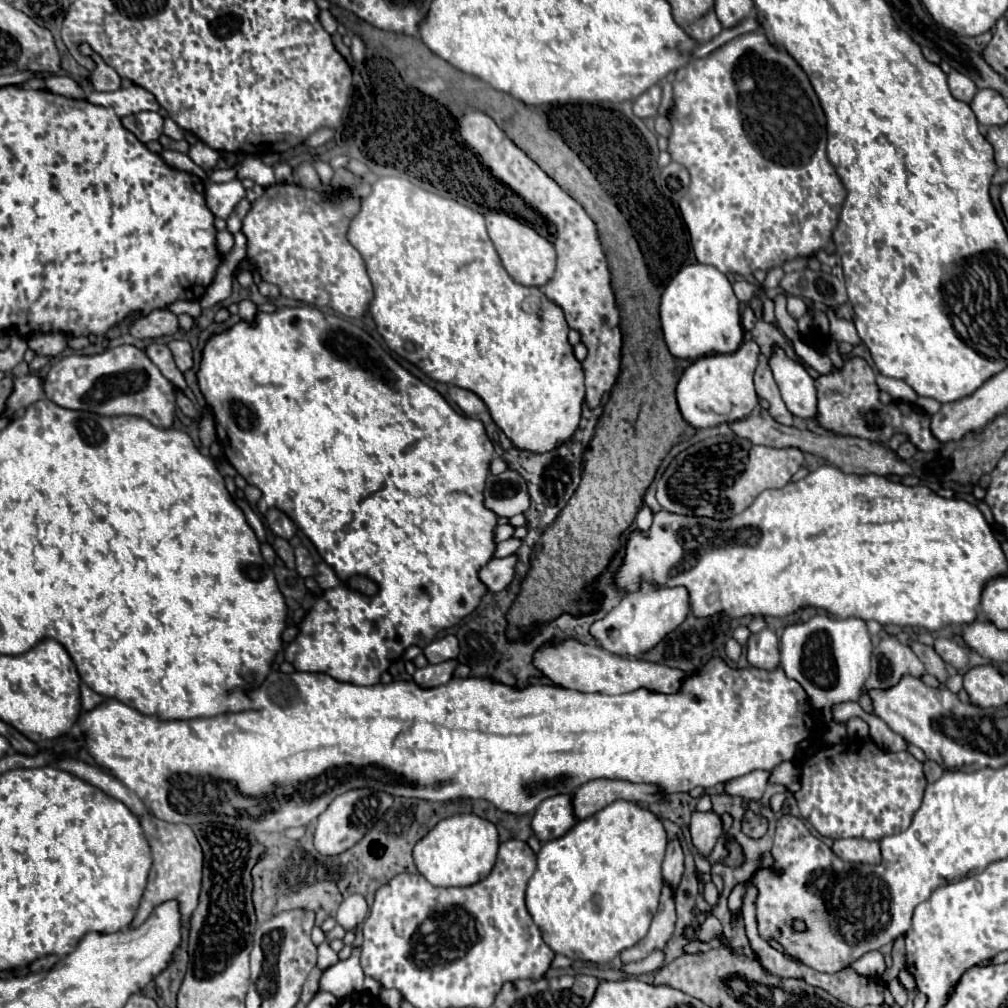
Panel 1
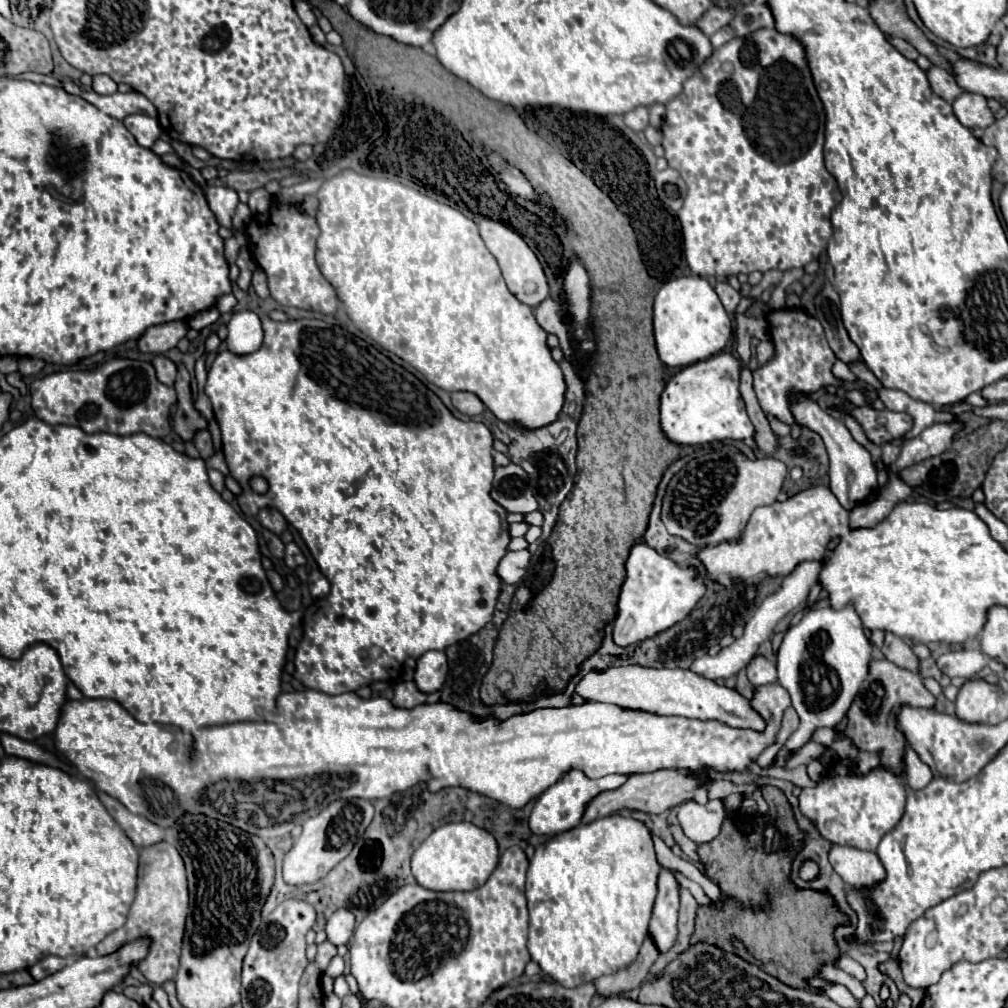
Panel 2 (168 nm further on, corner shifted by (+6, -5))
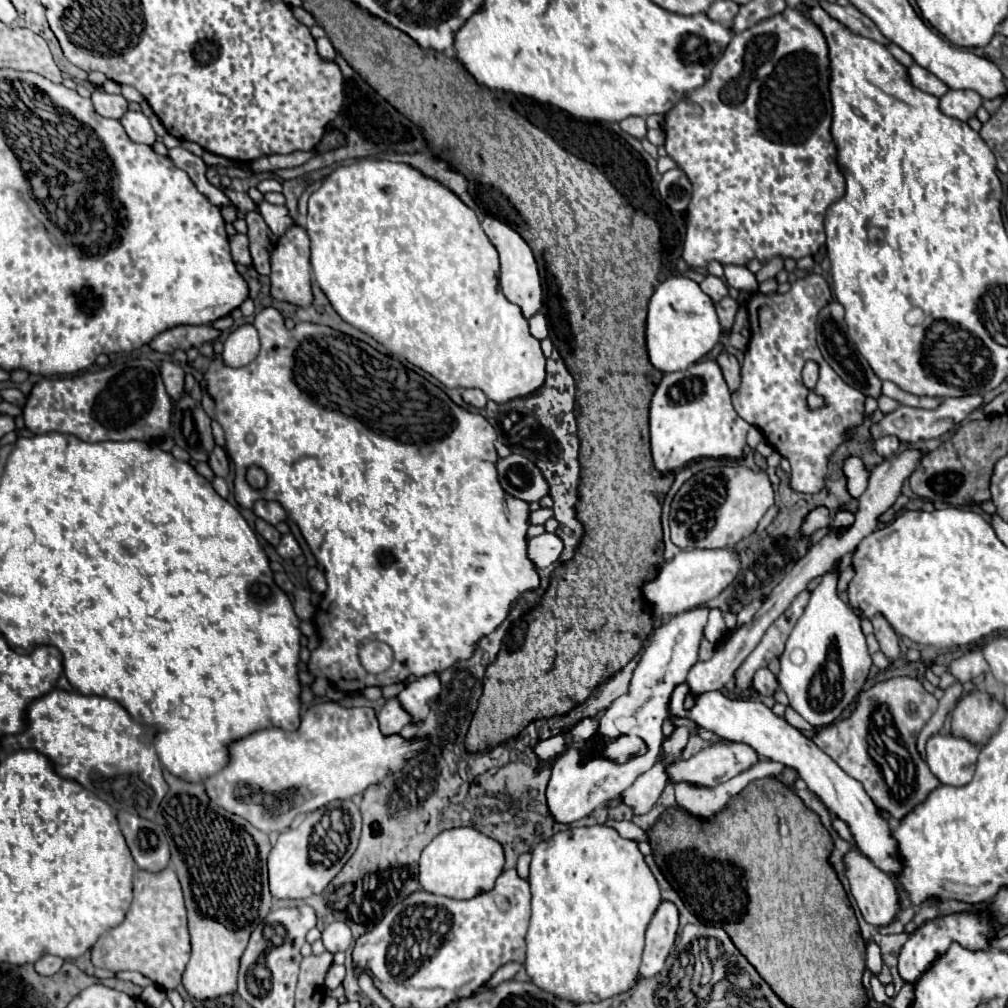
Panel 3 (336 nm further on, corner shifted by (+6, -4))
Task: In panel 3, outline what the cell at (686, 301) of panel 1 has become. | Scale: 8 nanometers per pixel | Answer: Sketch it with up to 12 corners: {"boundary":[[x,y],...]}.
{"boundary":[[687,277],[649,301],[645,341],[663,373],[719,341],[713,301]]}

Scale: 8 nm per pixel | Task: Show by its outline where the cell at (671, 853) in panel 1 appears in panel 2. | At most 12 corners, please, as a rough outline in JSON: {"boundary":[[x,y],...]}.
{"boundary":[[671,870],[659,874],[649,934],[659,952],[677,936],[679,884]]}

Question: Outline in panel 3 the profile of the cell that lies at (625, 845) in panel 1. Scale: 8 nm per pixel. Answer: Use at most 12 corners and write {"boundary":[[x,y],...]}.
{"boundary":[[605,825],[533,849],[531,983],[573,1005],[635,987],[661,903]]}

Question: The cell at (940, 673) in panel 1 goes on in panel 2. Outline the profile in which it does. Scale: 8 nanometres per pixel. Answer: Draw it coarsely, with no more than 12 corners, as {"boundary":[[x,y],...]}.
{"boundary":[[887,632],[883,656],[921,674],[921,660],[903,638]]}

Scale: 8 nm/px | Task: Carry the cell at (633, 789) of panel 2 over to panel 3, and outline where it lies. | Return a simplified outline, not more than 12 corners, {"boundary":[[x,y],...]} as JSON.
{"boundary":[[715,741],[669,765],[675,783],[713,787],[751,769],[745,743]]}

